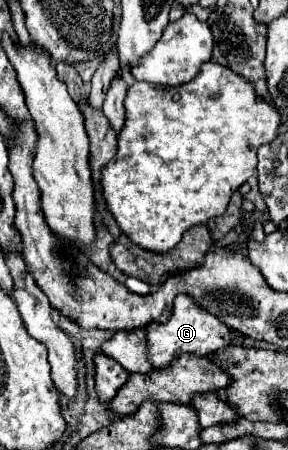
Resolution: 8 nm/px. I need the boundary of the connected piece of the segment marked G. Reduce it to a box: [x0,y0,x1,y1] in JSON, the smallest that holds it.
[146,294,230,366]

